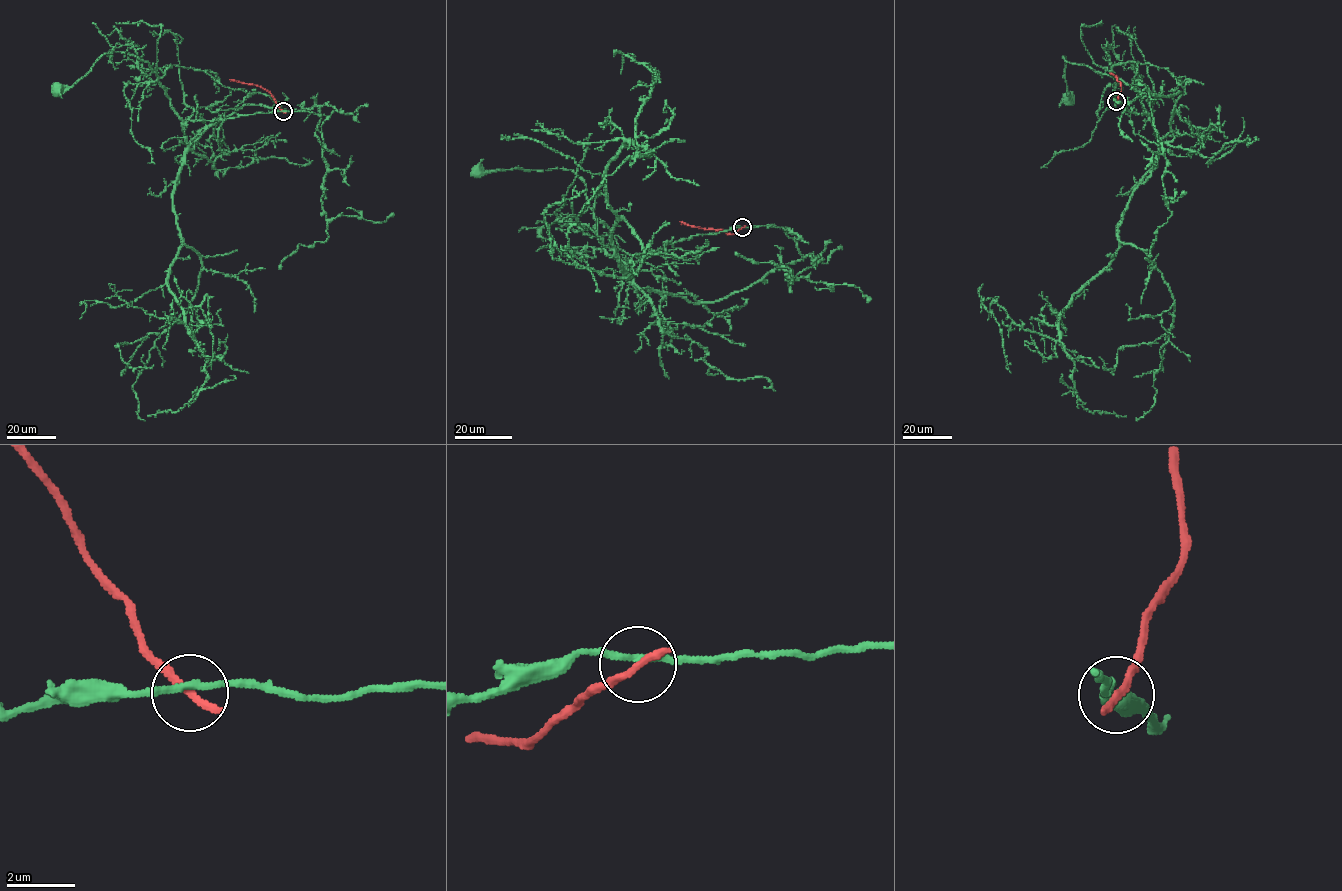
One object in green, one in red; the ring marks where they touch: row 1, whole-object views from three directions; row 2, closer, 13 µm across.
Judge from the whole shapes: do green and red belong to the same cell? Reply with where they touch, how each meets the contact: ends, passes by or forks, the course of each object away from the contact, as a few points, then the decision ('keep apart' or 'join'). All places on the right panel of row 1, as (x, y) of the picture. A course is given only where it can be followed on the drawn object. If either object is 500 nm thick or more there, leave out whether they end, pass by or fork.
(1116, 101) | green passes by | red ends | green via (1116, 101), (1130, 113), (1149, 115), (1141, 96), (1129, 85), (1087, 66), (1068, 62), (1064, 56), (1067, 98) | red via (1116, 101), (1121, 83), (1109, 73) | keep apart

